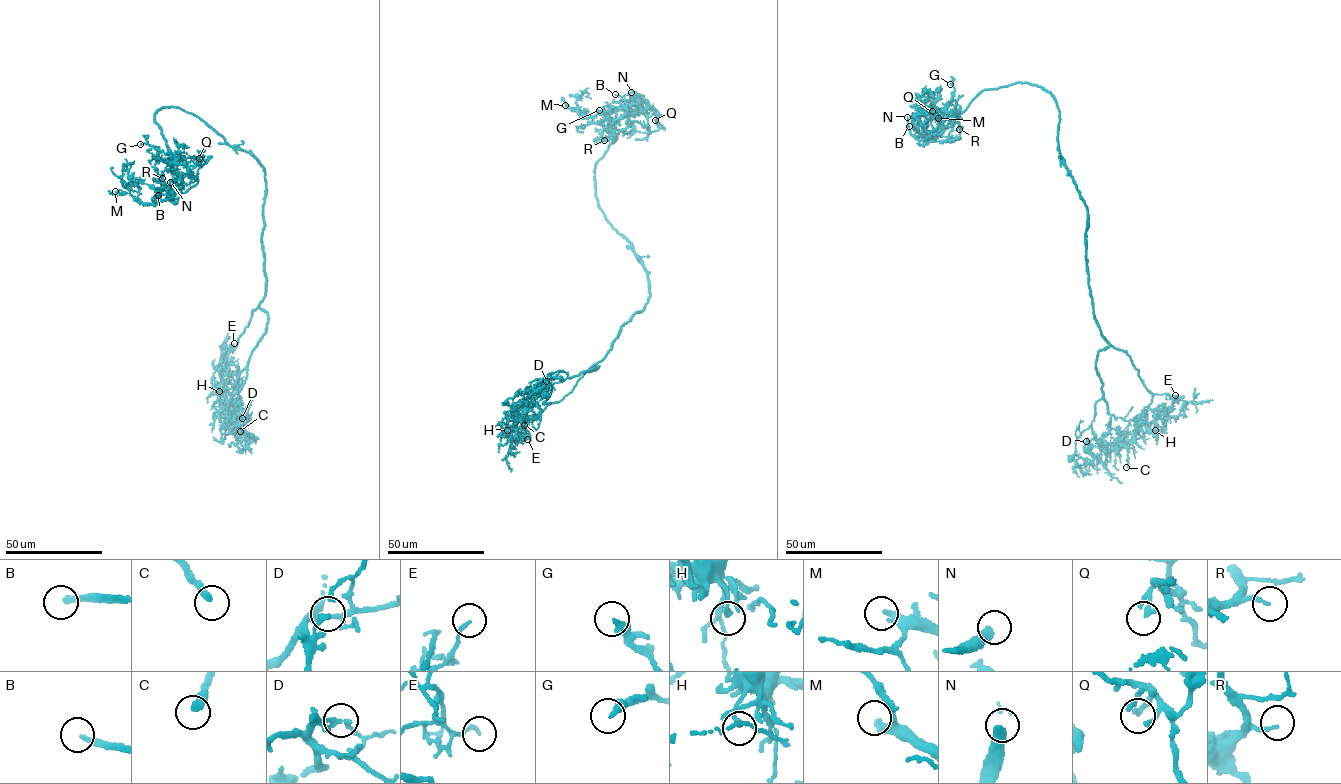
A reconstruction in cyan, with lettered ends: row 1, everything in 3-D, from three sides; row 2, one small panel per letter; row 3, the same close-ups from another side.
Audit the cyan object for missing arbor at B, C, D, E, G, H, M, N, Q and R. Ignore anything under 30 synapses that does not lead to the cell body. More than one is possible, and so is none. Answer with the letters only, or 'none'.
B, M, N

